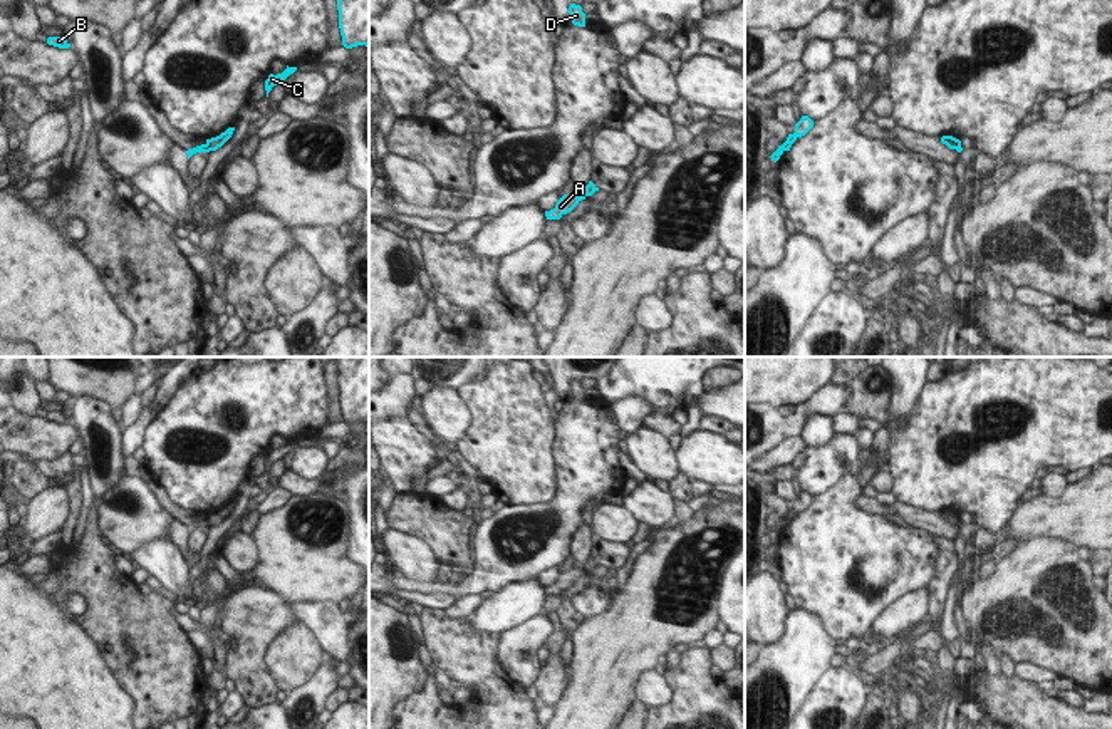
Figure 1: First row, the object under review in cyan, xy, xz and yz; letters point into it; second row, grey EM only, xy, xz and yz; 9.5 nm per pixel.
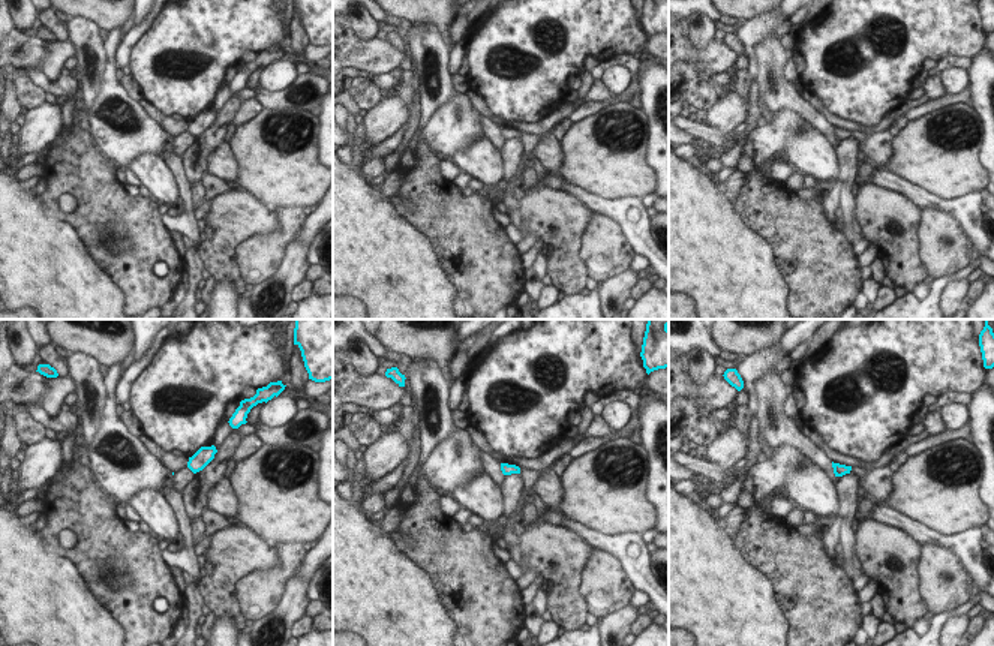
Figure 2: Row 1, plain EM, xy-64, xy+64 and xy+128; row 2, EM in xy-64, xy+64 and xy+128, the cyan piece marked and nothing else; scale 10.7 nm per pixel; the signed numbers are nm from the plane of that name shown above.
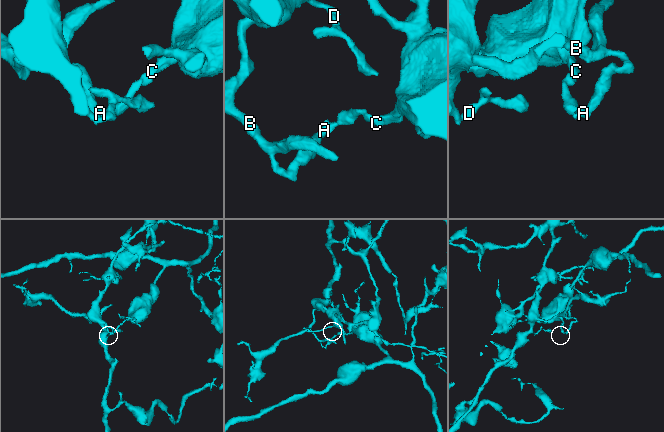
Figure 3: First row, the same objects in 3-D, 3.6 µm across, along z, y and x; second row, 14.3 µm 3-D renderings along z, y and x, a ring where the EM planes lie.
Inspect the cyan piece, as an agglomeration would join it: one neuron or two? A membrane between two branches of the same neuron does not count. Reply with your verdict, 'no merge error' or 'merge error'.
merge error

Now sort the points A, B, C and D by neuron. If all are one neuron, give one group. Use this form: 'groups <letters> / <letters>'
groups A B D / C

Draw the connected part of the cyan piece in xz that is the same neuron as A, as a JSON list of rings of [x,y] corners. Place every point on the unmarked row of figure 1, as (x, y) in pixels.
[[[564,570],[553,585],[545,587],[547,595],[560,595],[564,590],[570,588],[582,575],[585,575],[585,570]]]

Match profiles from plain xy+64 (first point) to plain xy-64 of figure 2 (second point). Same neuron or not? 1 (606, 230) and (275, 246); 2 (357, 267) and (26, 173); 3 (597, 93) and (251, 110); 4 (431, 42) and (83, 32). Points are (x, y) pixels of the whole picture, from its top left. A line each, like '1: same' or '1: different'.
1: same
2: different
3: different
4: same

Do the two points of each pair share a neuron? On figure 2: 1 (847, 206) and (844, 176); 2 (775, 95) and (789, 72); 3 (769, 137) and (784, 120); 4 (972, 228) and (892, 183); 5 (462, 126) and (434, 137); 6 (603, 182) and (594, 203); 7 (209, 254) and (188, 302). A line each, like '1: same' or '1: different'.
1: same
2: different
3: same
4: same
5: same
6: different
7: different

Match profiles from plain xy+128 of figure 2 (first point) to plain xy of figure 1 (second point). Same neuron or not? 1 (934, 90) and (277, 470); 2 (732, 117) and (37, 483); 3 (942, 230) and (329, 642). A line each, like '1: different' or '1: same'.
1: different
2: different
3: different

